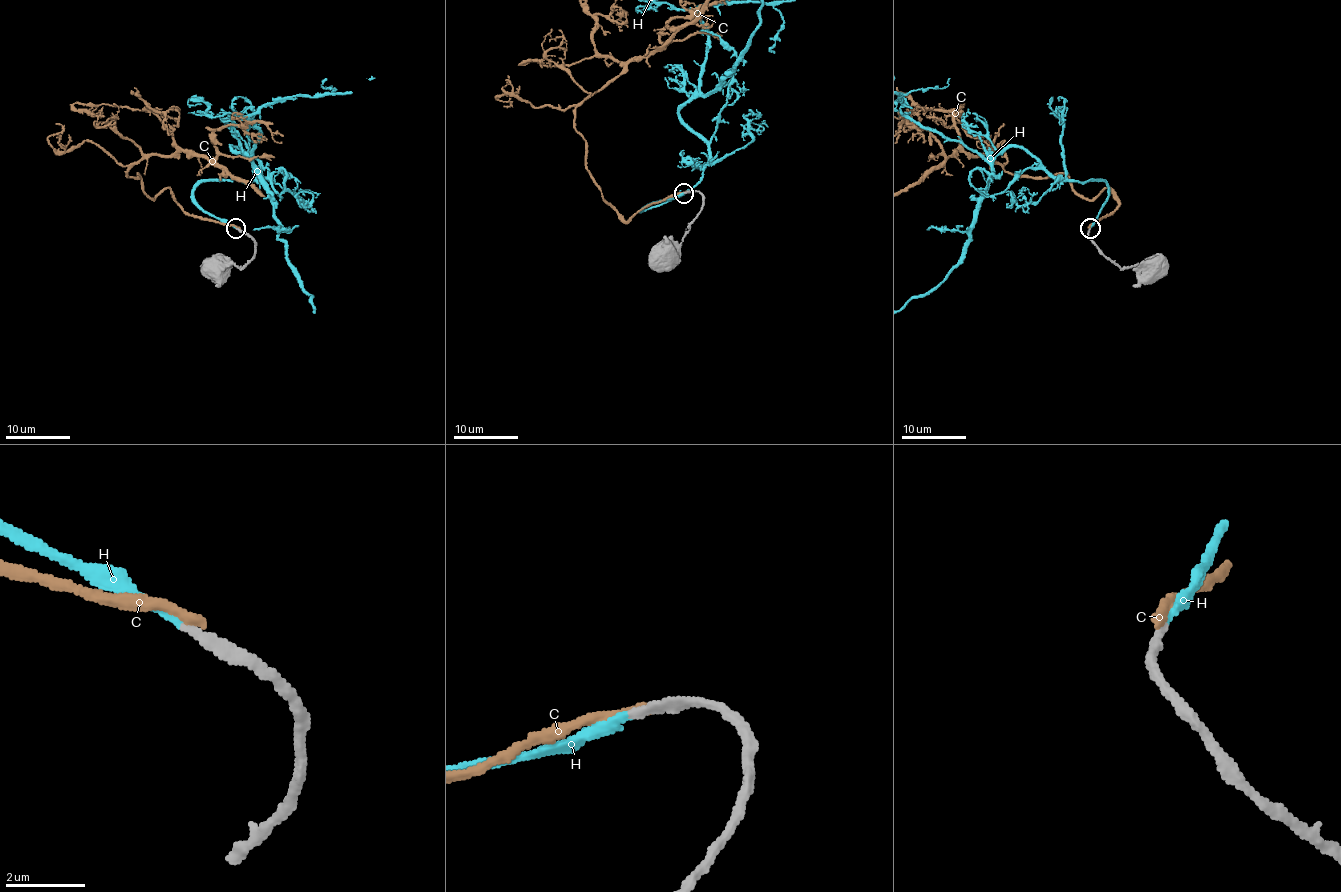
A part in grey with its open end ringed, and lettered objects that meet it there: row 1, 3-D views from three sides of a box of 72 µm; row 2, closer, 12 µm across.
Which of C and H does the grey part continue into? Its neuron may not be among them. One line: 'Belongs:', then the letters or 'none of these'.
Belongs: H

